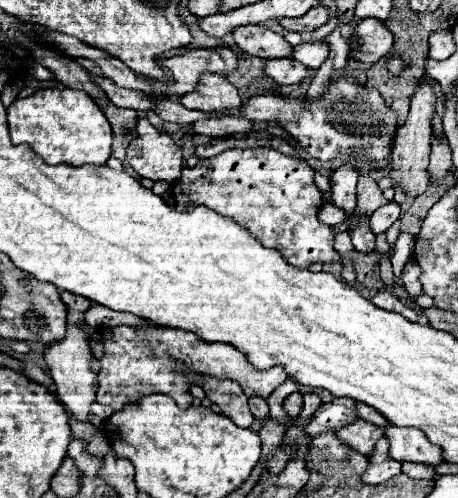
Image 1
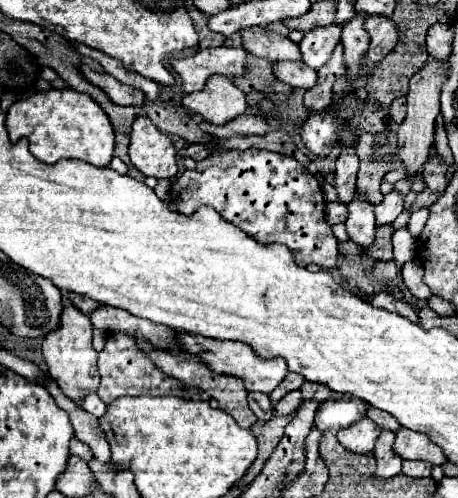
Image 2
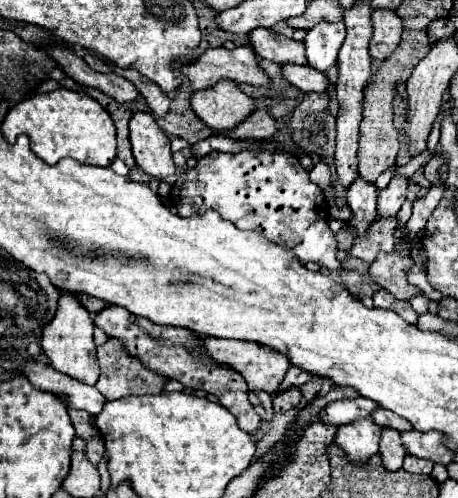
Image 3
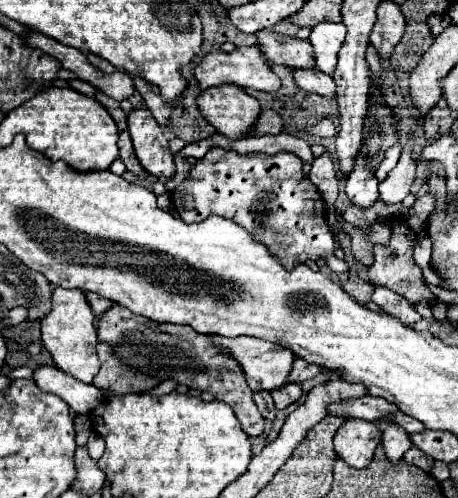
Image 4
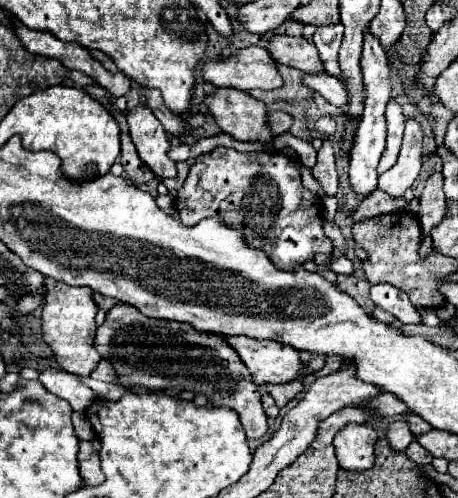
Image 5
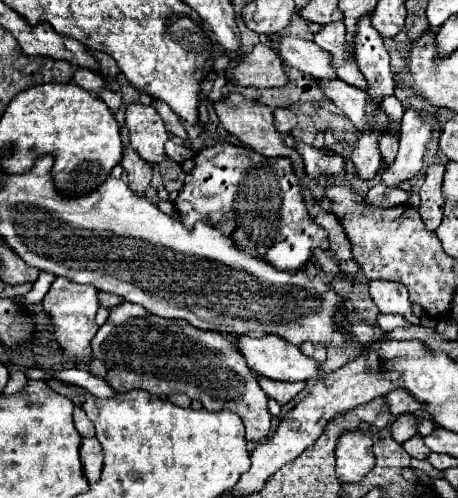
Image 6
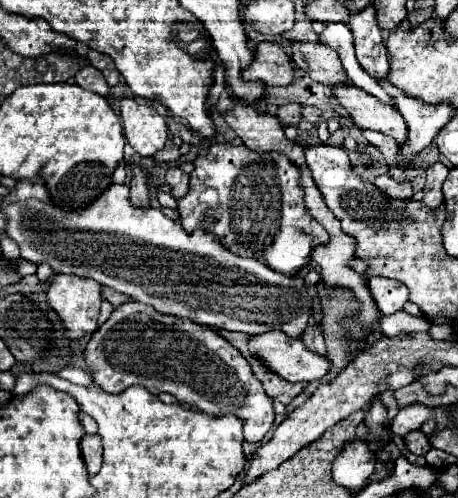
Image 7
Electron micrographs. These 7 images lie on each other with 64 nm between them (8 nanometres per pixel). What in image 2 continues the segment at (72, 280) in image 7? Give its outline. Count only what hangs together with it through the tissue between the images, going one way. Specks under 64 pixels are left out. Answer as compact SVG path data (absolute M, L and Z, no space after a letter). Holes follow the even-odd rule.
M64 306L60 314L60 326L44 336L42 340L42 354L48 364L50 376L56 380L56 384L62 388L62 392L78 402L84 394L96 392L100 374L96 366L98 352L92 348L92 322L86 314L82 314L74 306Z

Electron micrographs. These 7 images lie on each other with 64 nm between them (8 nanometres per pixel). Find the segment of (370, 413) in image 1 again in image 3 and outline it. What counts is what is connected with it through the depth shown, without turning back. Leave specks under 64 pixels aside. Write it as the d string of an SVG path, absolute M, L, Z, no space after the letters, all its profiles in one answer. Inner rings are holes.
M380 408L378 412L374 412L374 414L372 414L372 420L376 420L378 426L382 426L382 428L388 428L388 426L390 426L390 428L394 428L394 430L398 430L398 432L414 430L414 426L412 426L406 418L394 414L392 410L384 410L384 408Z

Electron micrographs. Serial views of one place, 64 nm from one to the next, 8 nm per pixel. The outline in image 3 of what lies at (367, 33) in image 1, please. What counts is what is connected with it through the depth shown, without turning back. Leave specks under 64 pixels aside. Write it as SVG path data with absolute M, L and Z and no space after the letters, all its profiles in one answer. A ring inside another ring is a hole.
M374 12L372 22L374 34L370 40L370 56L386 60L396 50L396 44L400 44L404 26L400 24L400 16L396 16L396 12Z

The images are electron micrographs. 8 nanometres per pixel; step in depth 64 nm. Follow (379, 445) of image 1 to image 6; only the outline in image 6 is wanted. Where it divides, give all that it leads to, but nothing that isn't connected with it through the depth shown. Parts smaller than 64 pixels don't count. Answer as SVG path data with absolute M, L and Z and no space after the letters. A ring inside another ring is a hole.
M404 414L404 416L398 416L394 422L392 422L392 438L396 442L406 442L410 436L416 434L416 424L418 424L418 416L414 414Z

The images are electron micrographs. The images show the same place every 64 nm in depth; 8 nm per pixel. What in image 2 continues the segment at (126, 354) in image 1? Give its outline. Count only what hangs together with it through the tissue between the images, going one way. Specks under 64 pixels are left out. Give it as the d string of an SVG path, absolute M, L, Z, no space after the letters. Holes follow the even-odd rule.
M110 334L106 346L98 354L98 370L100 370L100 386L98 396L110 404L120 396L142 396L142 394L180 394L180 384L176 384L164 372L158 372L152 360L148 360L134 338L128 334ZM180 334L180 348L186 352L194 352L200 354L202 360L218 374L228 374L228 376L238 376L244 380L246 390L248 392L264 392L270 394L286 376L288 368L284 360L260 360L260 356L256 356L256 352L252 352L252 348L248 348L248 344L240 344L240 342L228 342L228 340L214 340L214 338L204 338L204 336L196 336L196 334Z

